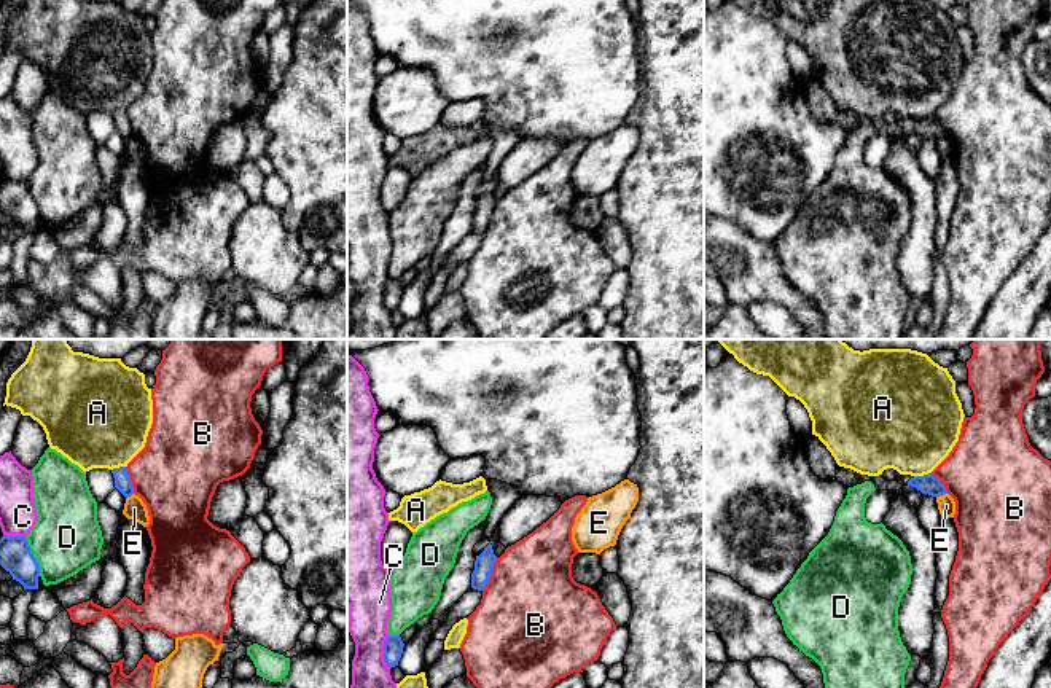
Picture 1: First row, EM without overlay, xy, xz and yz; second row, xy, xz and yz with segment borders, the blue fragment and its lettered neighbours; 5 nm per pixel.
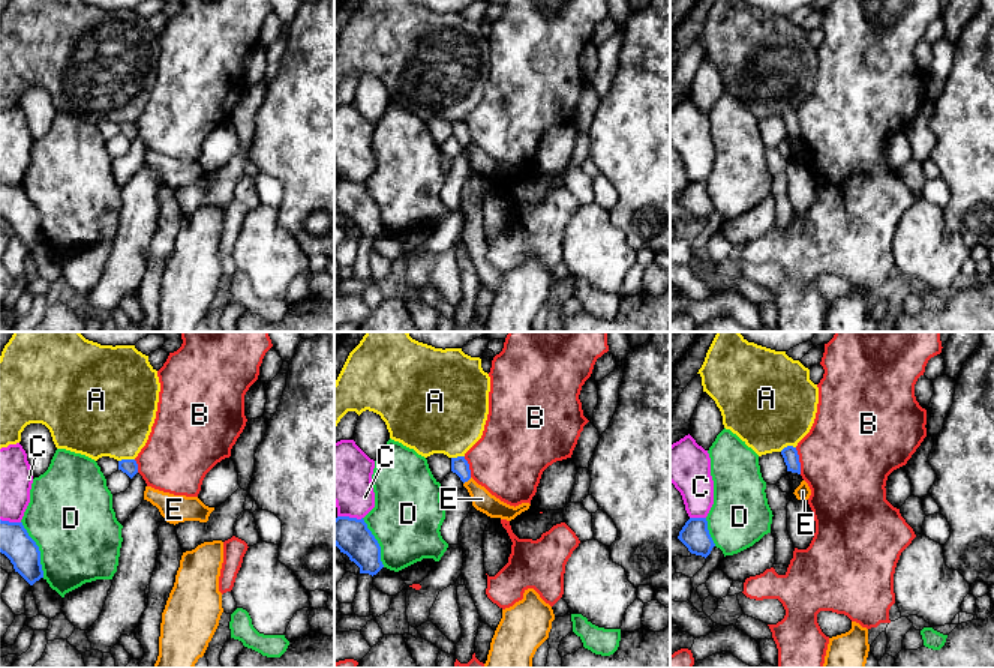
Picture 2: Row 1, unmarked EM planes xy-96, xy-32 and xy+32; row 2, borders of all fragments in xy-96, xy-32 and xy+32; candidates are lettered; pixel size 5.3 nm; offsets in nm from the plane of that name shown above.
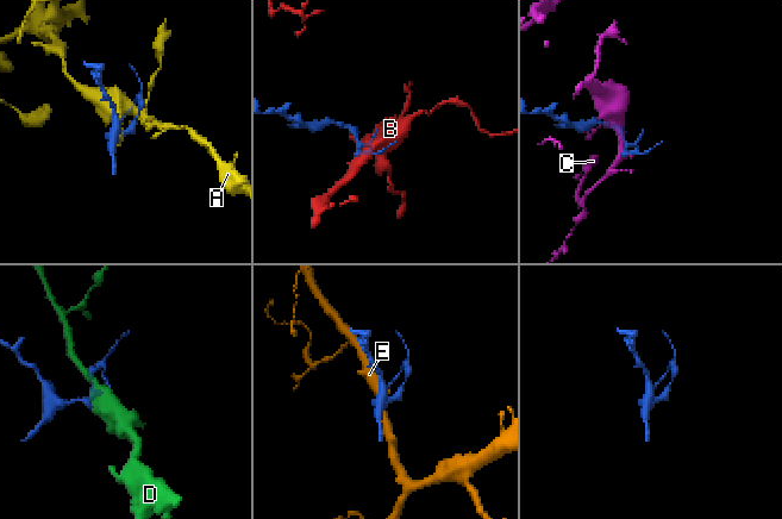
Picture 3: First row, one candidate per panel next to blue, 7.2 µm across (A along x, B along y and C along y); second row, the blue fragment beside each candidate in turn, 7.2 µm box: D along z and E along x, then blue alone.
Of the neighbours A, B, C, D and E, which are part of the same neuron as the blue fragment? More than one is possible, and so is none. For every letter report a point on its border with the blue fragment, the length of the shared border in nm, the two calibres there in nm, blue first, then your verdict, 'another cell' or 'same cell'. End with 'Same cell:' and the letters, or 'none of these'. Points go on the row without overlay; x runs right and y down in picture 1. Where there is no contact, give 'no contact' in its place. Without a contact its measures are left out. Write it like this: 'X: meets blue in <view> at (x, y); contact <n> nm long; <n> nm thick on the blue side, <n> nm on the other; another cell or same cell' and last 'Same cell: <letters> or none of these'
A: meets blue in yz at (924, 118); contact 90 nm long; 100 nm thick on the blue side, 460 nm on the other; another cell
B: meets blue in xz at (491, 215); contact 190 nm long; 100 nm thick on the blue side, 480 nm on the other; another cell
C: meets blue in xz at (384, 295); contact 170 nm long; 100 nm thick on the blue side, 240 nm on the other; another cell
D: meets blue in xy at (32, 199); contact 220 nm long; 160 nm thick on the blue side, 340 nm on the other; another cell
E: meets blue in yz at (941, 137); contact 60 nm long; 100 nm thick on the blue side, 90 nm on the other; another cell
Same cell: none of these

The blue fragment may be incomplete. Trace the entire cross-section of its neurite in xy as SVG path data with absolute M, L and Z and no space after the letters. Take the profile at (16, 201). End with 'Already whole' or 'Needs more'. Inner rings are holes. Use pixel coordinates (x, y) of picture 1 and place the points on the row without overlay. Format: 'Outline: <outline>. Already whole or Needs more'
Outline: M25 180L0 182L0 209L19 225L24 233L38 233L40 209Z. Already whole

